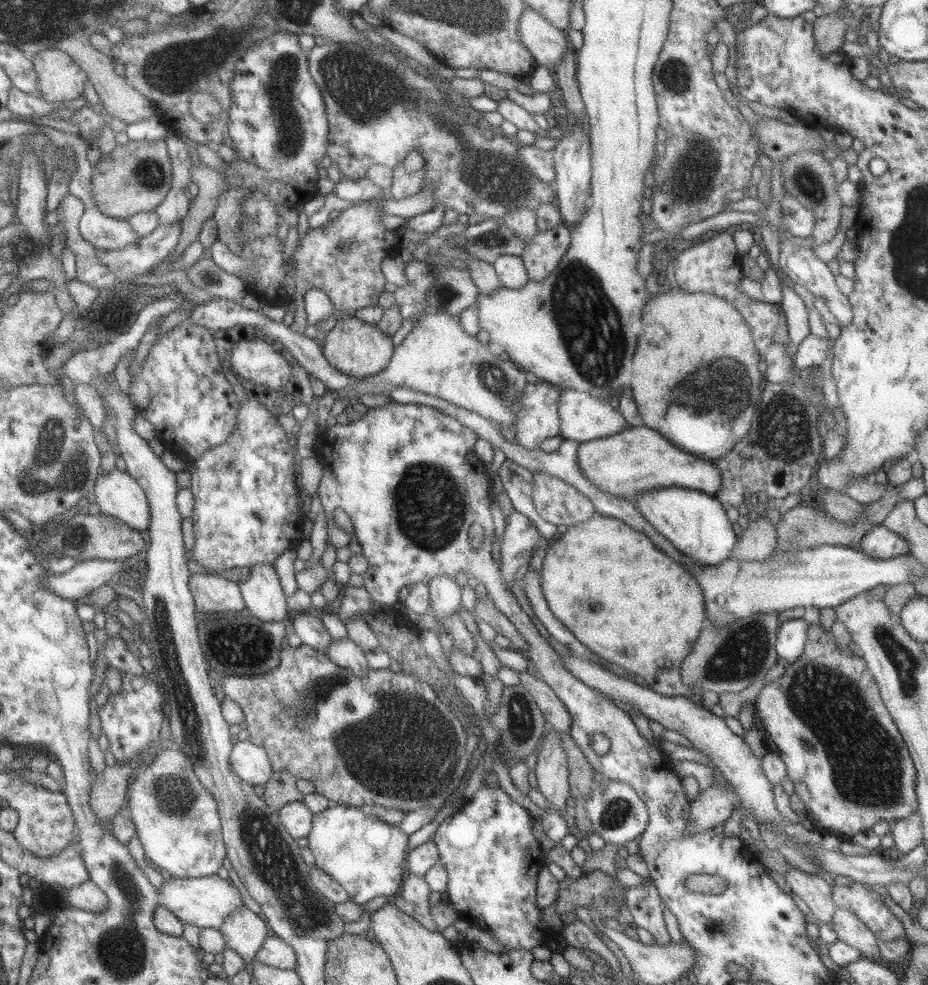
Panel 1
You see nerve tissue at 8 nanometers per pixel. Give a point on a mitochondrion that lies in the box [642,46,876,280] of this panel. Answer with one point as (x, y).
(696, 168)

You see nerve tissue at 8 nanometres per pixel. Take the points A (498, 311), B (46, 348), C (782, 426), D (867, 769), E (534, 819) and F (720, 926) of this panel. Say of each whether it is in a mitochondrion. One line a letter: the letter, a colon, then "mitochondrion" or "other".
A: other
B: other
C: mitochondrion
D: mitochondrion
E: other
F: mitochondrion

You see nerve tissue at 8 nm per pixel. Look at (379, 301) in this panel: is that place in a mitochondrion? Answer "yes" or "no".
no

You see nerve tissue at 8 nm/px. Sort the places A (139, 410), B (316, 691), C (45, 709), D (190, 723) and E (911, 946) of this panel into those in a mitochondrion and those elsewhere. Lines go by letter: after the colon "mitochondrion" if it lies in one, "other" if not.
A: other
B: mitochondrion
C: mitochondrion
D: mitochondrion
E: other

